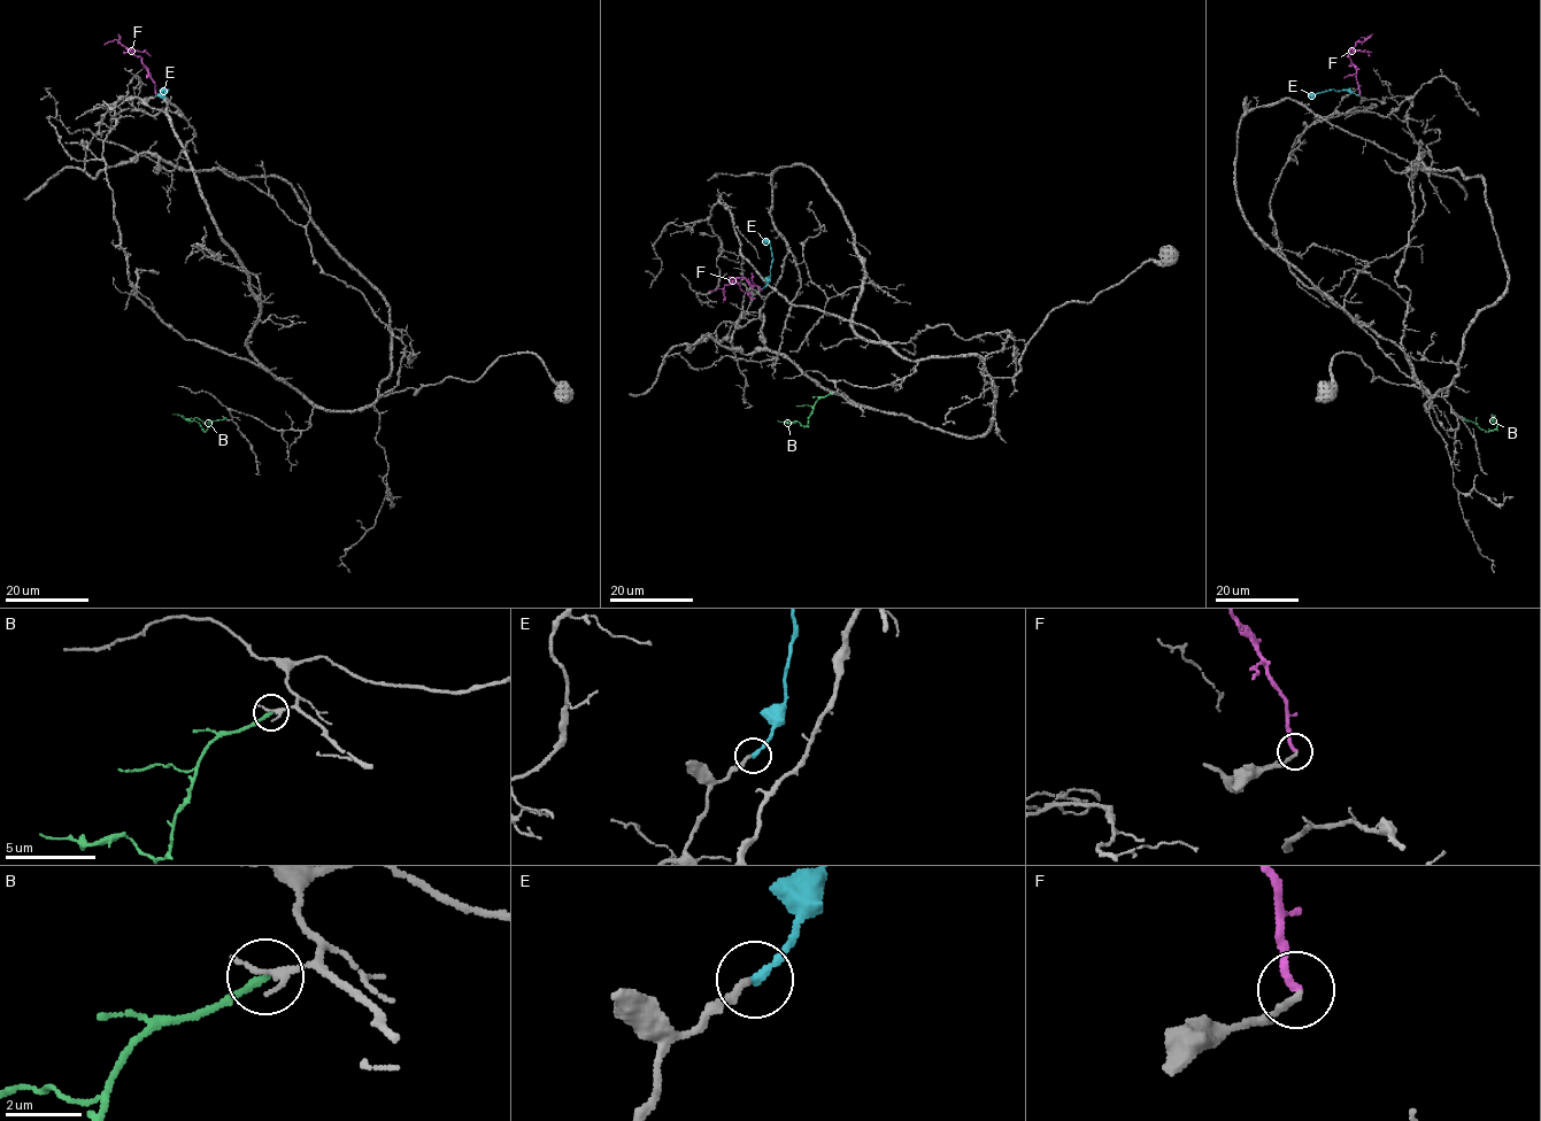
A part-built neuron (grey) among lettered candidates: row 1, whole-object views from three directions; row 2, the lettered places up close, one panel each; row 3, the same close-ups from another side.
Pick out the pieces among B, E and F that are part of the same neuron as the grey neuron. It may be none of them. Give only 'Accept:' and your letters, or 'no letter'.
Accept: E

